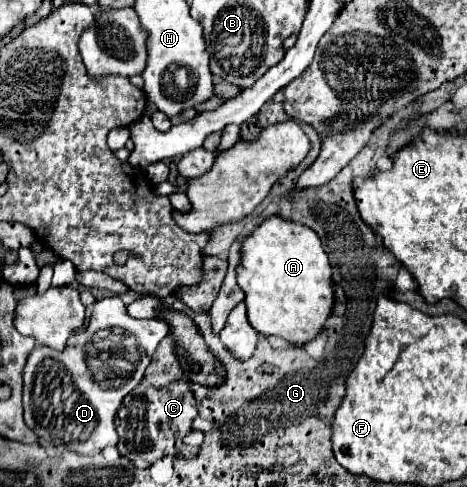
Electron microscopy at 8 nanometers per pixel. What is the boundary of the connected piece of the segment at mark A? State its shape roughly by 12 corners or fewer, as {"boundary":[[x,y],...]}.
{"boundary":[[280,216],[242,242],[248,320],[294,346],[334,308],[330,260]]}

